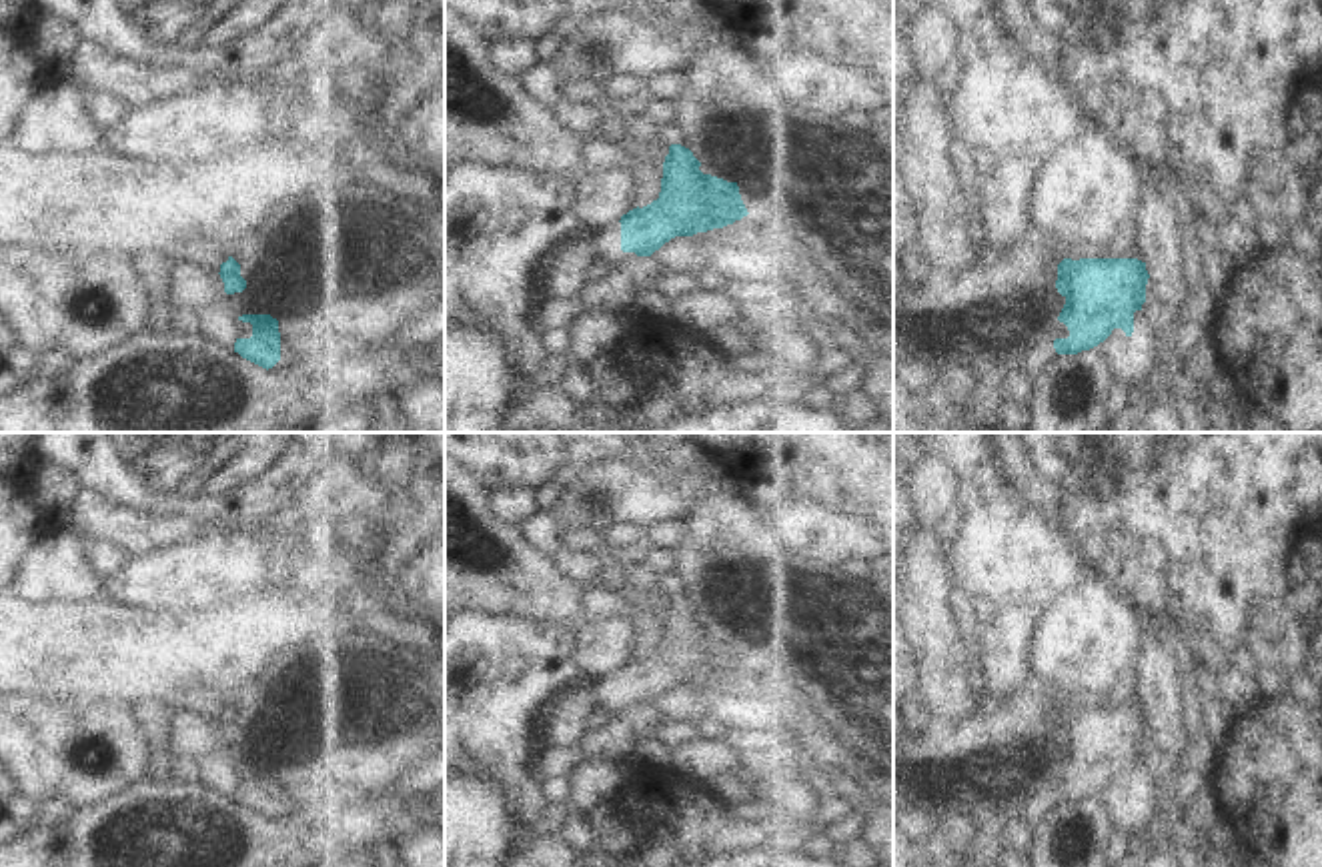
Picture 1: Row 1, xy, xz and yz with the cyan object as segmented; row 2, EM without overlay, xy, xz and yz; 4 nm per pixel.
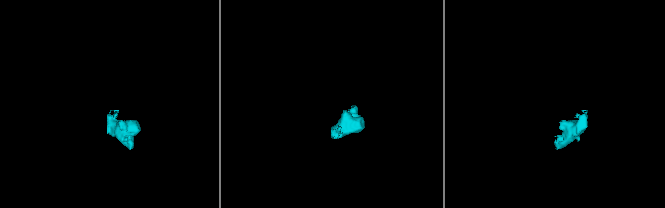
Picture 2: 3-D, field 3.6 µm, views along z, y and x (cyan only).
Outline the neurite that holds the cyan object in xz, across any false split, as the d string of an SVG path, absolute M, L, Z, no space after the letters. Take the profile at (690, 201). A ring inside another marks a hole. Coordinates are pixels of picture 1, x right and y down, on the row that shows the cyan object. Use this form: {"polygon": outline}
{"polygon": "M671 144L659 198L593 232L591 258L609 268L629 268L633 260L651 256L675 236L723 228L747 216L737 182L703 174L699 166L689 148Z"}

